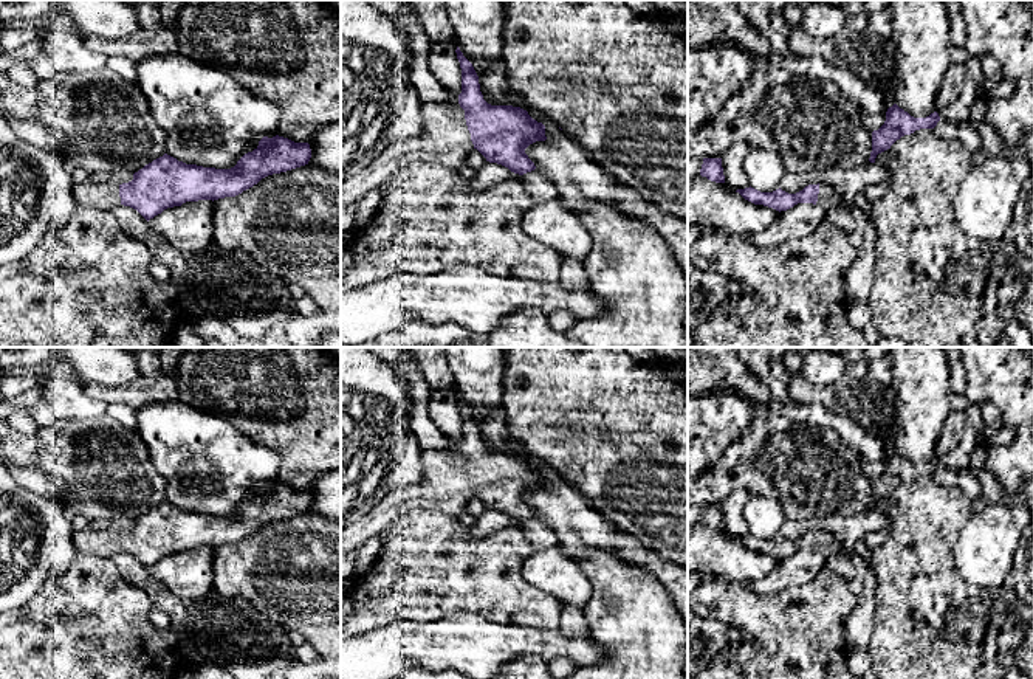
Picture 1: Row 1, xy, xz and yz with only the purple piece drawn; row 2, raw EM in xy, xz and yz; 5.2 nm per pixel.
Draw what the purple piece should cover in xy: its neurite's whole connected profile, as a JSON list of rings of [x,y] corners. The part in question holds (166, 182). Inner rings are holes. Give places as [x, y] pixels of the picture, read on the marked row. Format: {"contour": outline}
{"contour": [[[263,136],[234,167],[215,169],[186,164],[164,153],[133,174],[133,180],[115,183],[73,183],[77,206],[112,212],[124,205],[136,209],[147,222],[167,208],[186,202],[235,197],[262,178],[308,164],[308,143],[283,136]]]}

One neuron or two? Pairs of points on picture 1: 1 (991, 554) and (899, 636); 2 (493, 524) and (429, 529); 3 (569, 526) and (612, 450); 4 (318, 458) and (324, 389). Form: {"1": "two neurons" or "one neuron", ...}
{"1": "two neurons", "2": "two neurons", "3": "two neurons", "4": "one neuron"}

